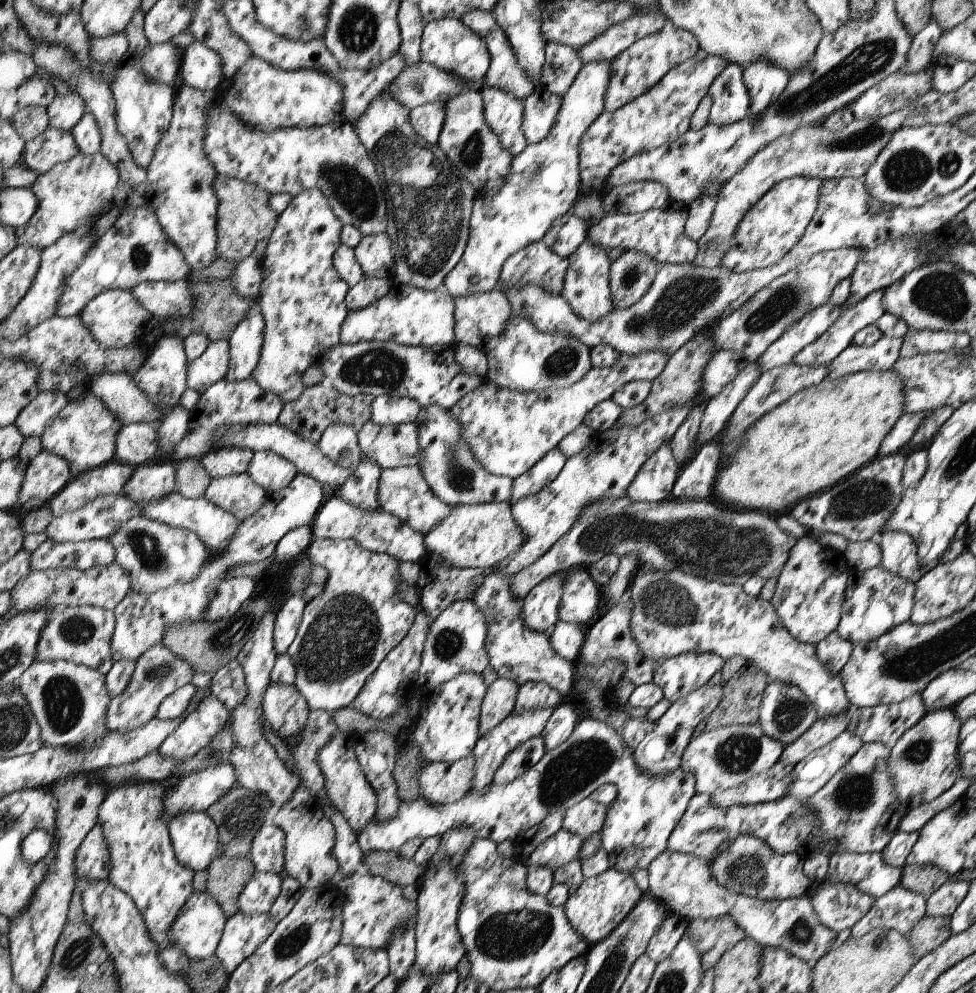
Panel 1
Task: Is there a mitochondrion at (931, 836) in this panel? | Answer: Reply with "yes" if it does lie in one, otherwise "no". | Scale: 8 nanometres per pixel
no

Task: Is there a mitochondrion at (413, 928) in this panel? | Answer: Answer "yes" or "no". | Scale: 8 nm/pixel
no

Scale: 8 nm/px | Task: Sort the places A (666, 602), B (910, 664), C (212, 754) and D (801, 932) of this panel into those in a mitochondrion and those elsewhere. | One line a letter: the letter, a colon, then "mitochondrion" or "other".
A: mitochondrion
B: mitochondrion
C: other
D: mitochondrion

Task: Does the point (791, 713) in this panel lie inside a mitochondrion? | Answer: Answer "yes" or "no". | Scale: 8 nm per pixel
yes

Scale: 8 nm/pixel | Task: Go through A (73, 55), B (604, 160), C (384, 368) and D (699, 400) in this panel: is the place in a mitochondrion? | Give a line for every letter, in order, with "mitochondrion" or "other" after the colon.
A: other
B: mitochondrion
C: mitochondrion
D: other

